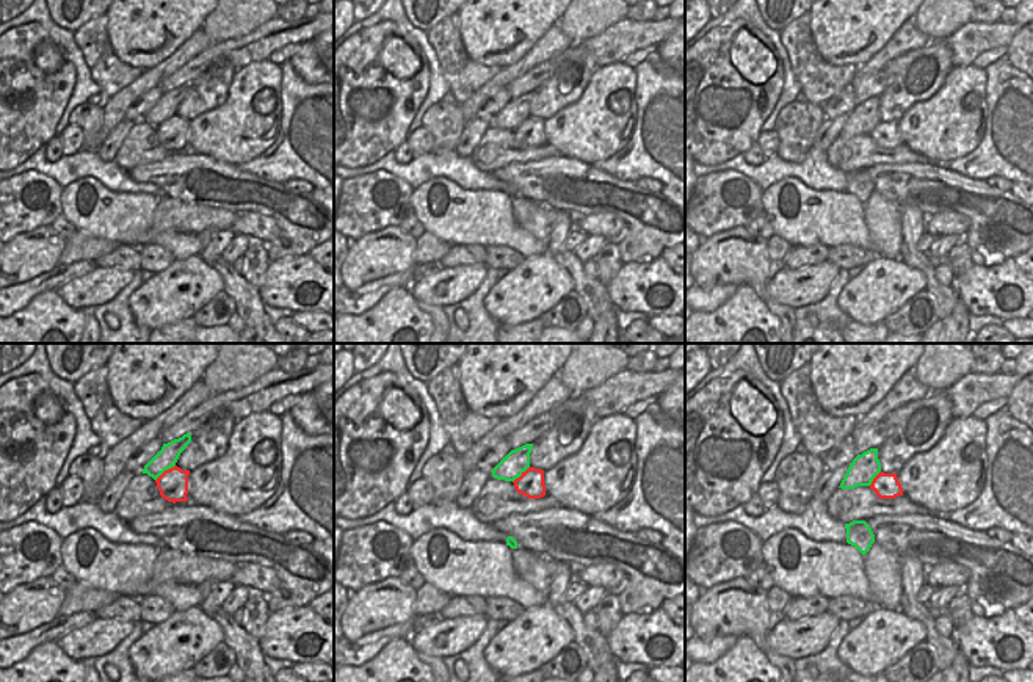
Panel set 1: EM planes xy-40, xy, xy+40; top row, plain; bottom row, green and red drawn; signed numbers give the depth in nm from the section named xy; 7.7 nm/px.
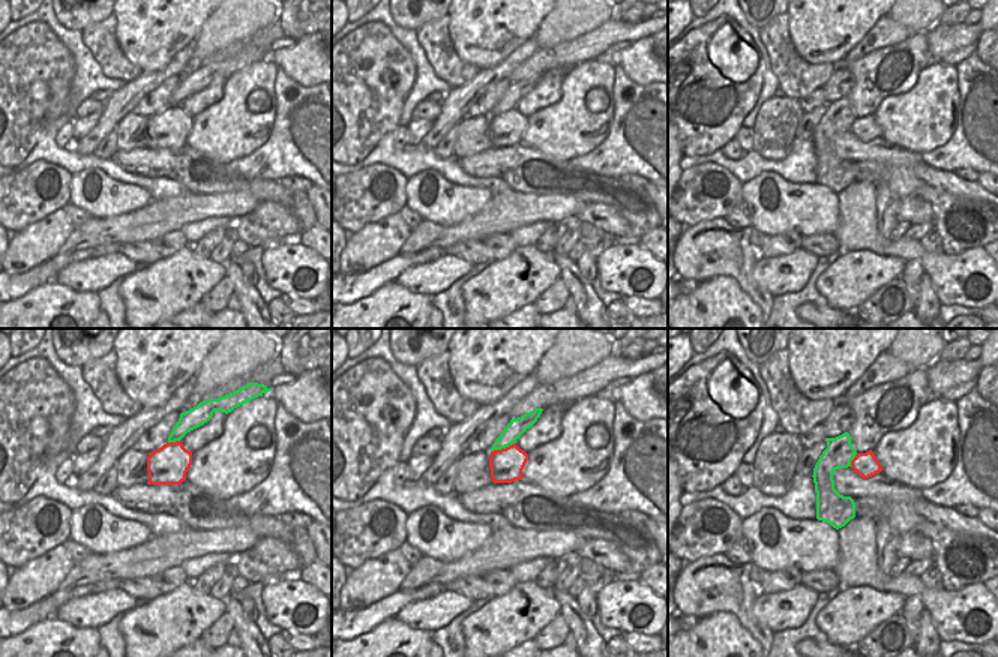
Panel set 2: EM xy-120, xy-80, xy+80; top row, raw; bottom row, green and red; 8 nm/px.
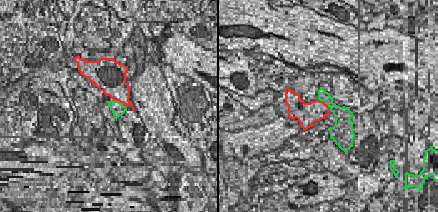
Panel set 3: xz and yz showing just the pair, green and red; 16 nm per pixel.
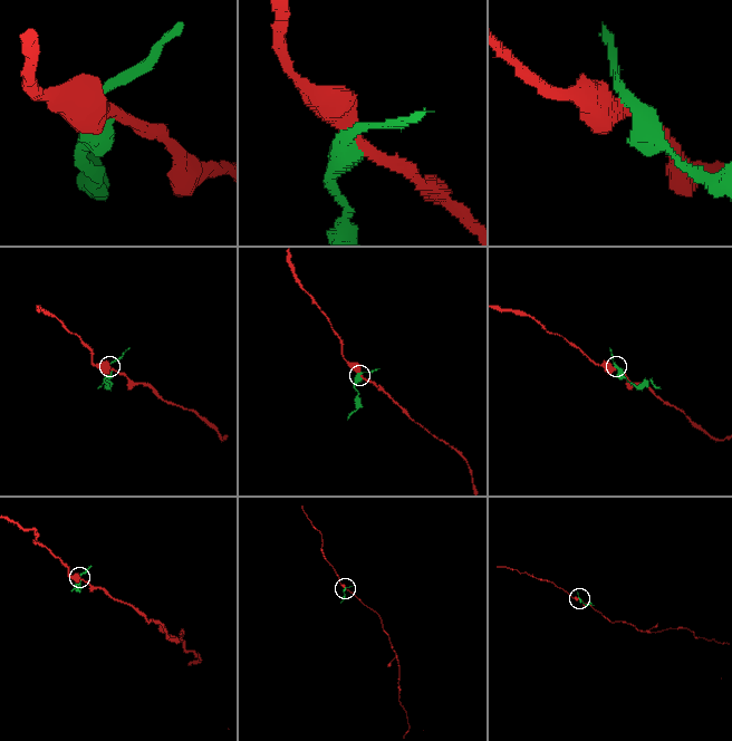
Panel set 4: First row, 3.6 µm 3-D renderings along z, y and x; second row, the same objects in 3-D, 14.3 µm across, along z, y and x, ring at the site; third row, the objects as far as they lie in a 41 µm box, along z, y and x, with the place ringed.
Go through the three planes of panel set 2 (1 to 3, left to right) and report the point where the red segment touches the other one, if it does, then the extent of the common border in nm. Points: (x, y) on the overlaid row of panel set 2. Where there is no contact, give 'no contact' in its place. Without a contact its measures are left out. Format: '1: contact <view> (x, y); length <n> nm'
1: contact xy-120 (173, 441); length 100 nm
2: contact xy-80 (502, 447); length 200 nm
3: contact xy+80 (853, 458); length 130 nm

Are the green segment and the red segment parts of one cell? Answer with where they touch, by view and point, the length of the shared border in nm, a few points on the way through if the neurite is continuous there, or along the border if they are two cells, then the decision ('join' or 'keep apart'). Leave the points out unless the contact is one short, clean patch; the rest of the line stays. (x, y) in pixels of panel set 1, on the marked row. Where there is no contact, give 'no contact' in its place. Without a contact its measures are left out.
meets green in xy-40 at (165, 469); contact 200 nm long; keep apart

